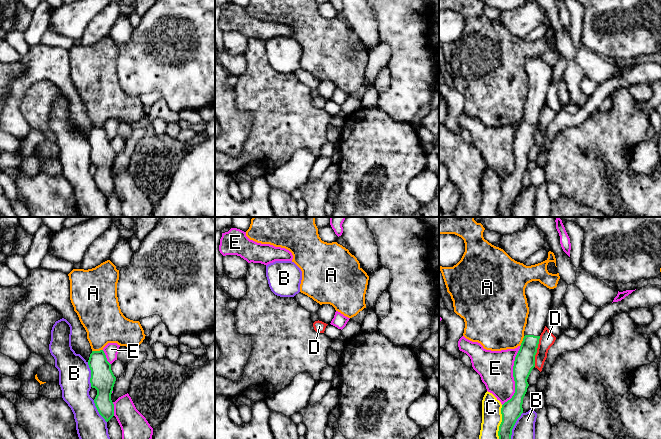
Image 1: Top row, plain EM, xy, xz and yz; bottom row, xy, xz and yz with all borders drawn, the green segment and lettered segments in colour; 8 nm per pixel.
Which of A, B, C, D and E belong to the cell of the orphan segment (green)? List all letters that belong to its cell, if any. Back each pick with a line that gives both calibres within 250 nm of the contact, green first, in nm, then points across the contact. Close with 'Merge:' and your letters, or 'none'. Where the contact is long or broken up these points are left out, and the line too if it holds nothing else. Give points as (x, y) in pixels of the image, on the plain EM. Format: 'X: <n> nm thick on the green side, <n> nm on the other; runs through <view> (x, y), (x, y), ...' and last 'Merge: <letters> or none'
Merge: none

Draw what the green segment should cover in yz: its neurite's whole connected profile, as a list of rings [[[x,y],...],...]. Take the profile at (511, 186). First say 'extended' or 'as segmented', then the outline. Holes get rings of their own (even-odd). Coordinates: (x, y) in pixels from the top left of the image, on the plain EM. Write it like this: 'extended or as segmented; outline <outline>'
extended; outline [[[532,57],[527,60],[525,71],[529,90],[524,114],[513,142],[515,169],[501,184],[502,198],[498,207],[500,217],[511,217],[512,205],[523,189],[523,174],[529,162],[527,155],[535,143],[535,131],[540,111],[546,102],[547,92],[551,83],[552,65],[547,64],[539,57]]]

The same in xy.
as segmented; outline [[[103,126],[92,127],[88,141],[91,146],[91,163],[97,166],[94,175],[99,190],[108,198],[114,192],[114,180],[111,170],[116,157]]]

